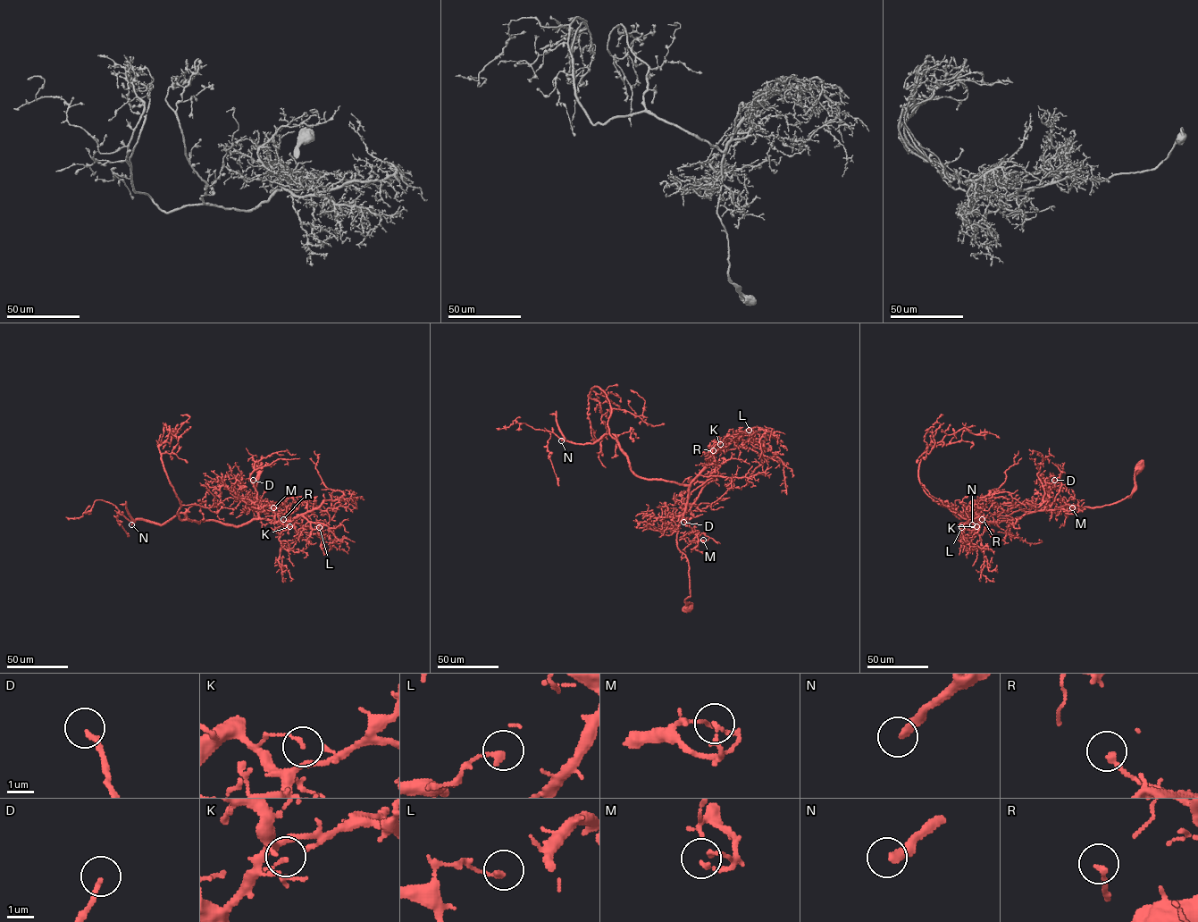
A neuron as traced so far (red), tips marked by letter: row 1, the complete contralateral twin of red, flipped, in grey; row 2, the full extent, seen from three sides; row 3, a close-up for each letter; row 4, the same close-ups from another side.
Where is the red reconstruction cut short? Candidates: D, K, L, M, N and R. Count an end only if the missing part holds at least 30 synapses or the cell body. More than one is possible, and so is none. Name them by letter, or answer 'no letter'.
D, N

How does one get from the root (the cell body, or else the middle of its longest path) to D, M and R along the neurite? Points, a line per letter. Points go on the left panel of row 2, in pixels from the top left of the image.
D: (258, 468), (255, 493), (260, 497), (259, 507), (247, 507), (257, 510), (261, 507), (253, 480)
M: (258, 468), (255, 493), (260, 497), (259, 507), (247, 507), (265, 511), (262, 507), (266, 504), (273, 507)
R: (258, 468), (255, 493), (260, 497), (259, 507), (247, 507), (261, 518), (275, 522), (283, 519)

